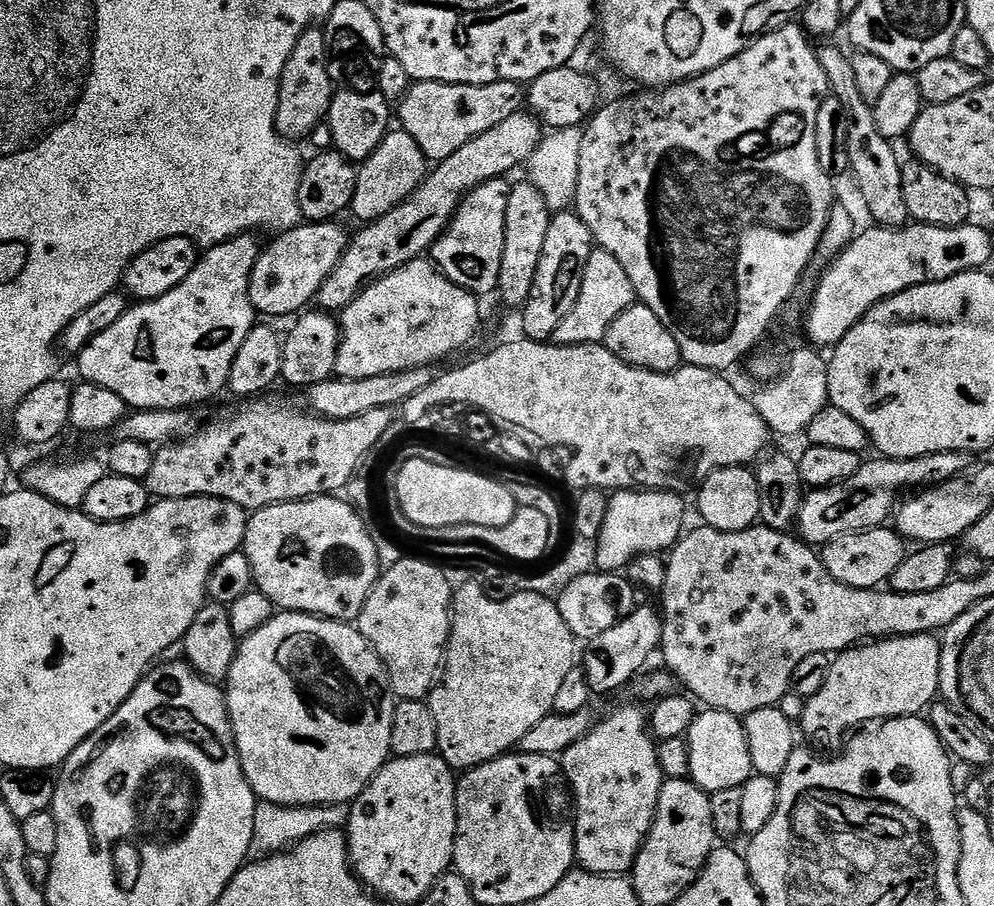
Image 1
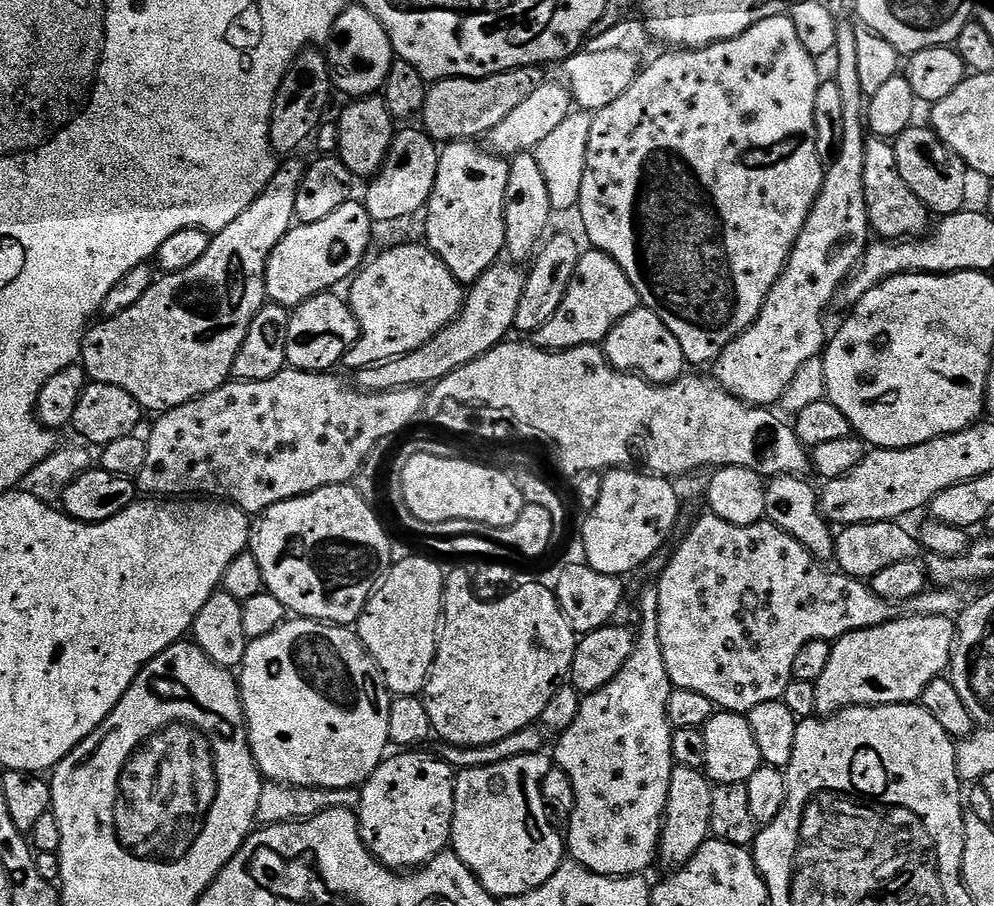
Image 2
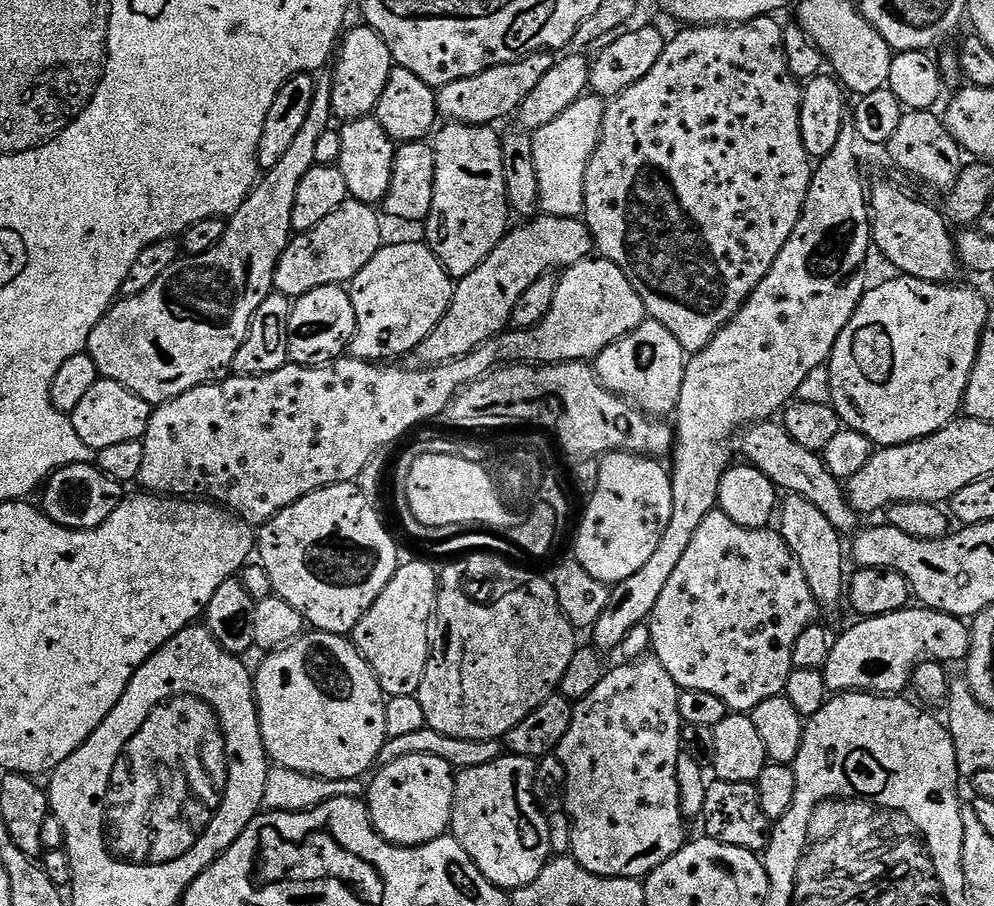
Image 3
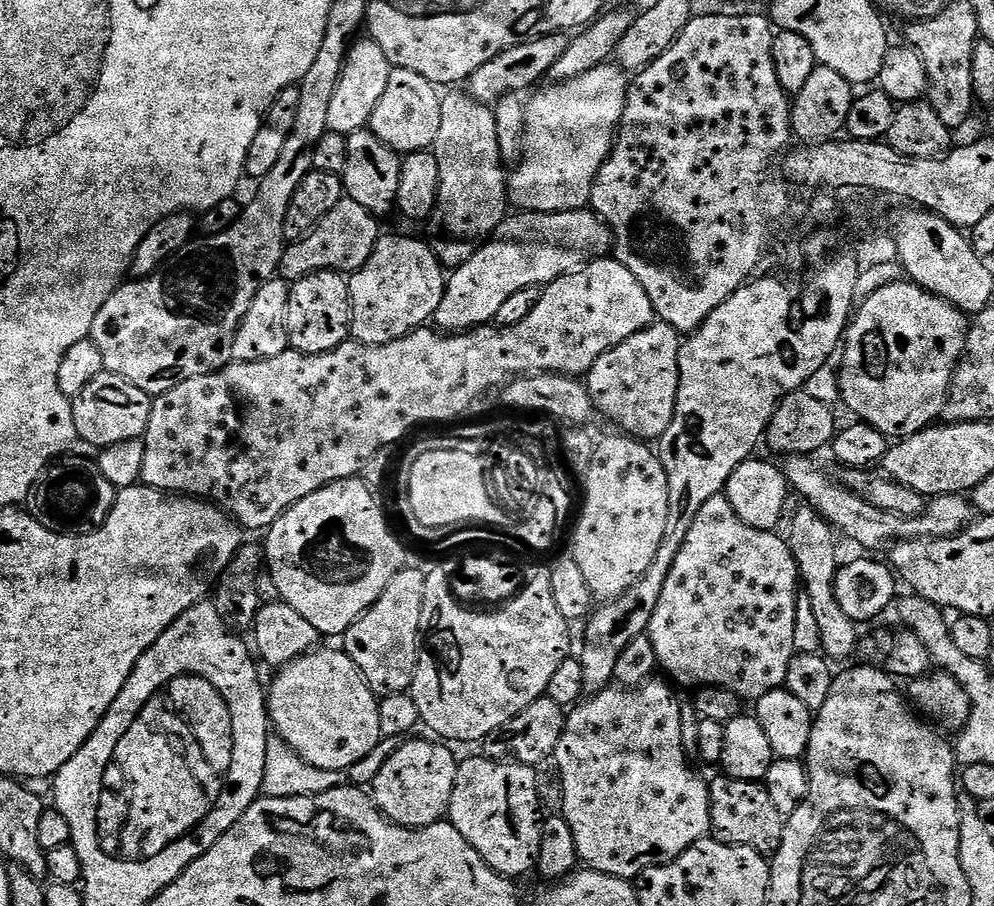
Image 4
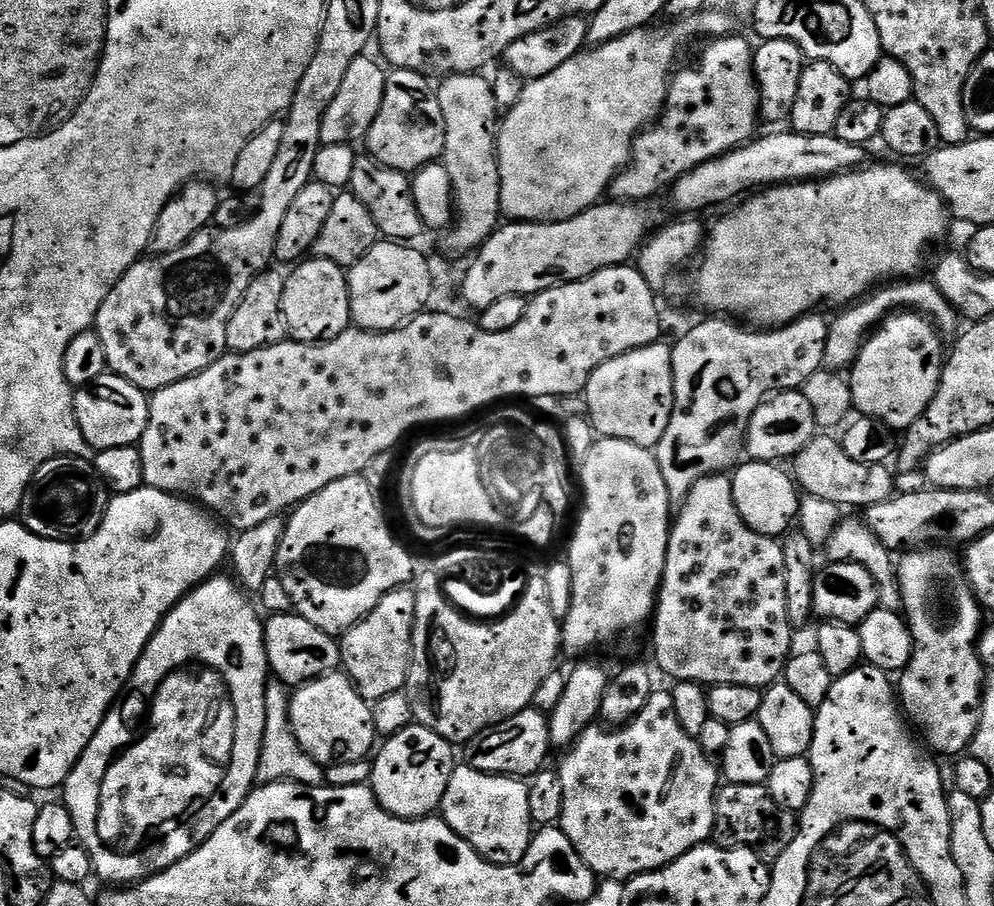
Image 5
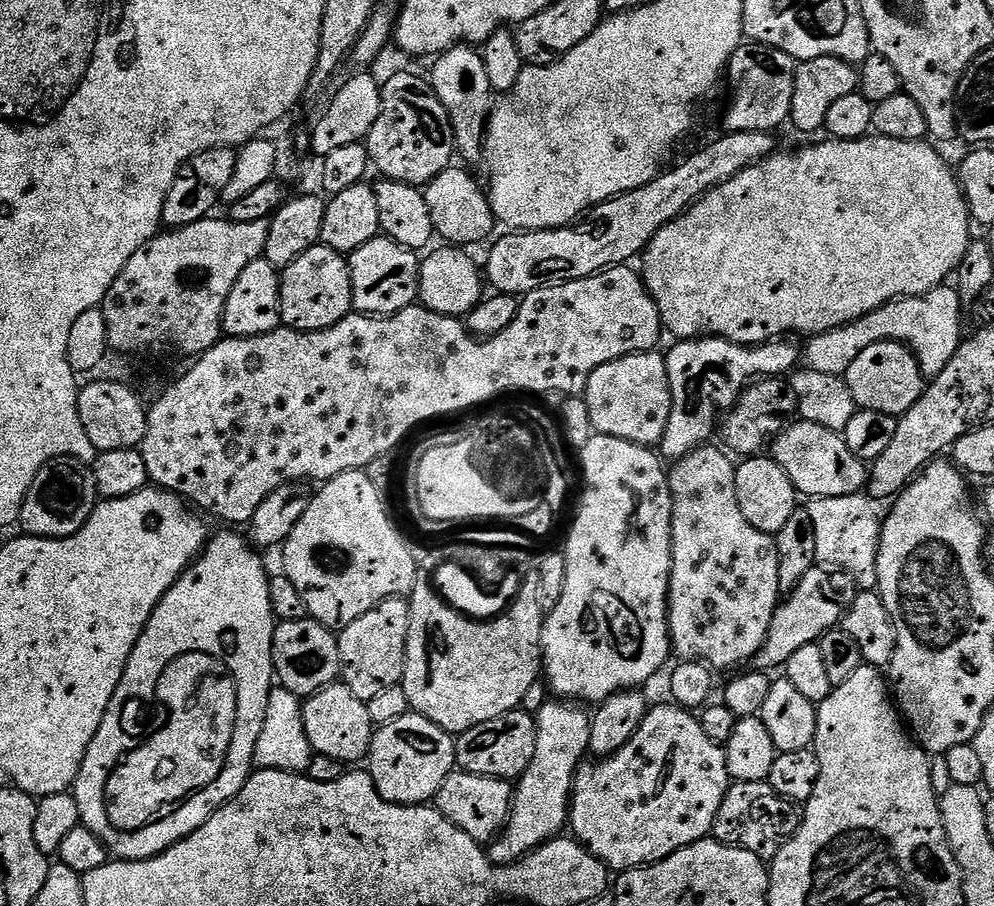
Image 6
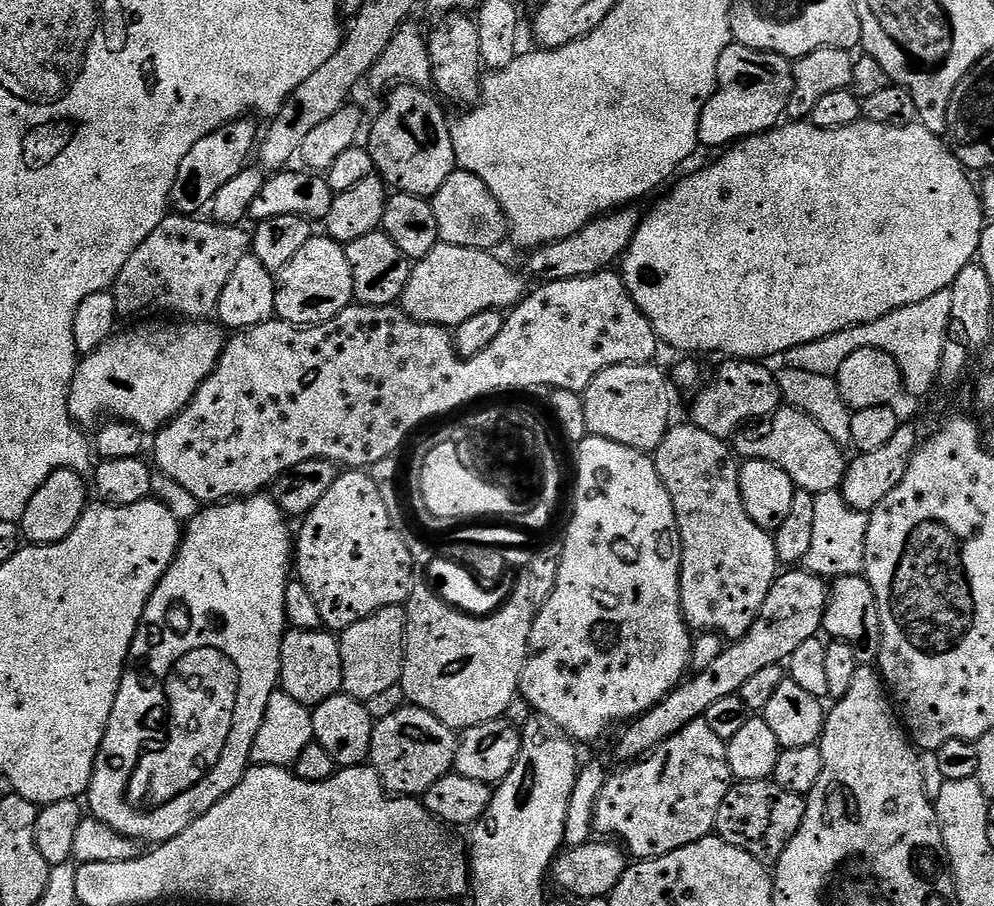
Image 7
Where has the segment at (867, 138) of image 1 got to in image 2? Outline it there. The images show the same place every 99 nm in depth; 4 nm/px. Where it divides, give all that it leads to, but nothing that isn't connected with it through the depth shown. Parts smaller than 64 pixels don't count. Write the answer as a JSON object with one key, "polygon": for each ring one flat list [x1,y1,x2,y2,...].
{"polygon":[[879,138,867,141,862,180,869,227,875,235,879,235,879,239,894,242,903,238,919,238,929,231,929,210,898,174,897,159,894,158,892,145,887,141]]}

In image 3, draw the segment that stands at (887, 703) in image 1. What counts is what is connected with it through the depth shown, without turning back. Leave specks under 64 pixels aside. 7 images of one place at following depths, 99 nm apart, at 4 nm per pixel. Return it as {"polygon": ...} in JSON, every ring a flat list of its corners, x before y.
{"polygon":[[909,606,907,608,900,608,896,612,890,614,882,614,881,616,870,616,867,618,860,618,855,621,857,624,852,624,845,630,841,636,837,635,832,642,832,649,830,650,830,658,824,663,822,669,824,677,826,678,826,686,829,693,839,694,841,692,874,692,877,694,900,694,905,690,904,687,909,687,912,684,912,676,916,672,916,667,919,666,922,660,939,660,941,662,949,662,948,660,960,660,960,662,967,661,968,651,972,645,972,633,969,625,965,623,961,617,951,616,945,612,936,612,932,608,923,606]]}

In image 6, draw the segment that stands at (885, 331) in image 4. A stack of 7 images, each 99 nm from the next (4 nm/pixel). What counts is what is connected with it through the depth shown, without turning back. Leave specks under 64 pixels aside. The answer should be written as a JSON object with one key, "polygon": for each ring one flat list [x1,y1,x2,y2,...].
{"polygon":[[893,340,878,342,862,350,862,354,850,362,846,379,857,409,878,410,897,418,912,409,926,387,926,377,922,374,916,355,904,344]]}

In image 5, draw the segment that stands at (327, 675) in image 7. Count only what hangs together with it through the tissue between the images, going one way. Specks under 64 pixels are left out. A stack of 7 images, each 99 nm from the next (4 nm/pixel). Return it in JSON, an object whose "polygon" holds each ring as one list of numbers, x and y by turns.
{"polygon":[[295,611,278,612,264,620,264,645,271,675,289,686,307,684,341,667,337,637,318,630,314,622,306,622]]}

